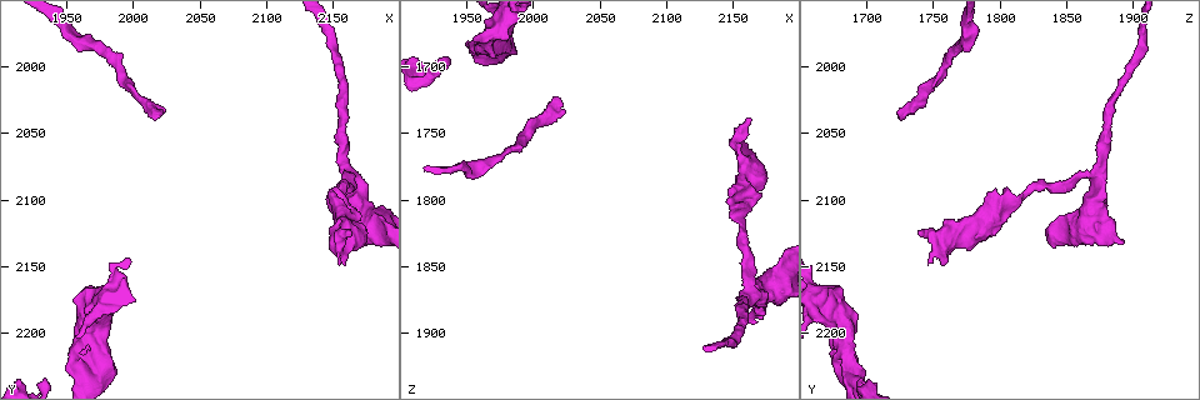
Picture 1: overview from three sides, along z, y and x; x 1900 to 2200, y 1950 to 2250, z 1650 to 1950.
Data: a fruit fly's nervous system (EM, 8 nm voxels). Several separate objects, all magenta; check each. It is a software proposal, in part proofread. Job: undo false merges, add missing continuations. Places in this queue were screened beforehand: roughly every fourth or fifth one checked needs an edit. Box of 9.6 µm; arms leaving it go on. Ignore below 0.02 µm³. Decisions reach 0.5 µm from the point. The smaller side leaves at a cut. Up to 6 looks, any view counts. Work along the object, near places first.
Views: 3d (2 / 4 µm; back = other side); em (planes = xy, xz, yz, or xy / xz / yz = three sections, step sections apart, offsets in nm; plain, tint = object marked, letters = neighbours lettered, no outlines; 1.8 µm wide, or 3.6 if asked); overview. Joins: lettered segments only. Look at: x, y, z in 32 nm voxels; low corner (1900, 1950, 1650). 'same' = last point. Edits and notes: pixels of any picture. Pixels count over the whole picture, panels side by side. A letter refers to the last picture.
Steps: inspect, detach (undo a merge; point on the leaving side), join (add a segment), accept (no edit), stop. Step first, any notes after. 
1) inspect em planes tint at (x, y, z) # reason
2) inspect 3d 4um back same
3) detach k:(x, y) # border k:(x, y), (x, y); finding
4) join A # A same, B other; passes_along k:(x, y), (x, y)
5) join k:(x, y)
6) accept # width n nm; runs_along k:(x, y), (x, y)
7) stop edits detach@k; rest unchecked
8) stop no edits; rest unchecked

inspect em planes letters at (2018, 2038, 1726) # long arm stops here

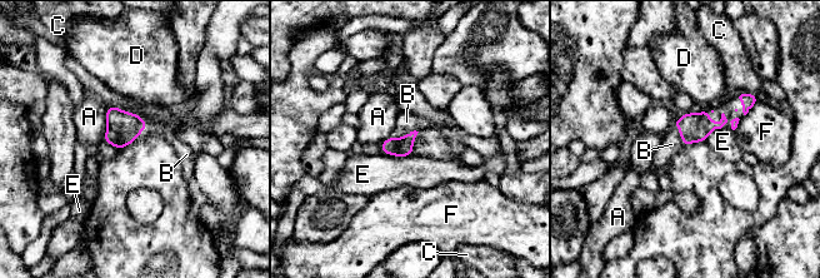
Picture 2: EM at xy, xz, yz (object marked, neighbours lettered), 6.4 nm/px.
join 2:(406, 122) # width 130 nm; A other, B same, C other, D other, E other, F other; the neuron continues

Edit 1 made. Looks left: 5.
inspect overview # redraw

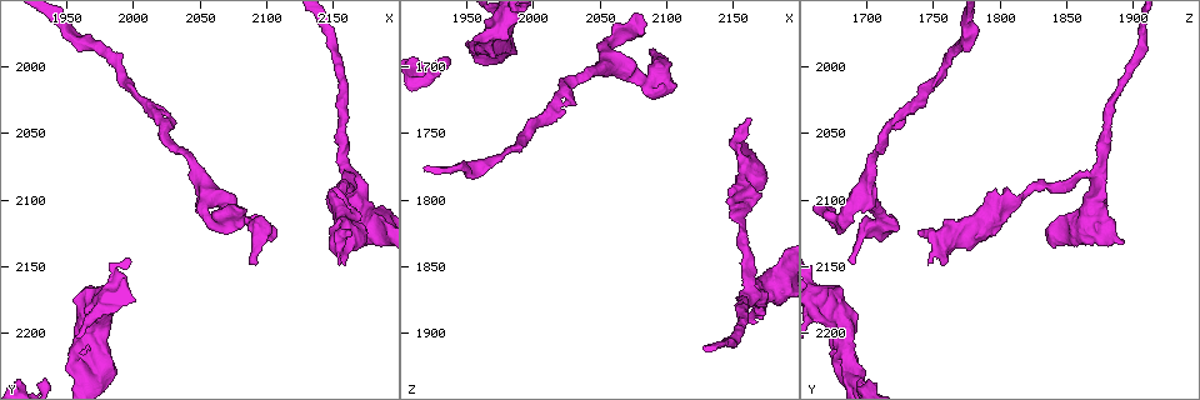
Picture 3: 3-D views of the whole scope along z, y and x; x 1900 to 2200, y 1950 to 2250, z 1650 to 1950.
inspect em planes plain at (2088, 2116, 1708)

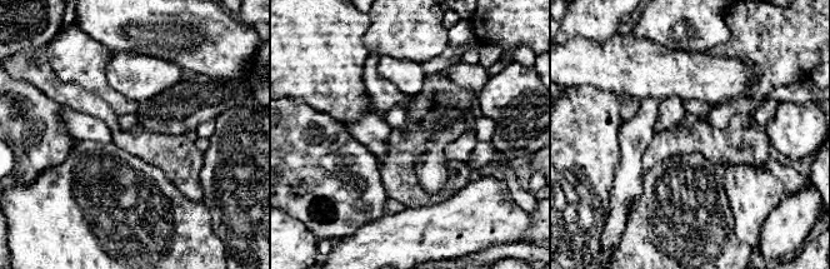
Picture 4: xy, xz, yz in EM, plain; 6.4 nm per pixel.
inspect em planes letters same # what lies round it

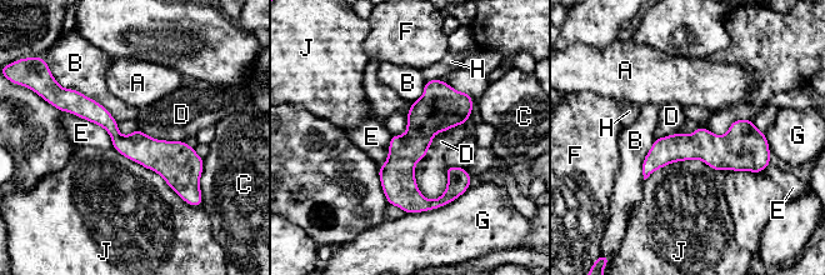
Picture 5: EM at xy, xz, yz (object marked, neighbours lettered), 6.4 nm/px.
accept # A other, B other, C other, D other, E other, F other, G other, H other, J other; runs_along 5:(63, 106), (96, 113), (128, 146), (200, 164); continuous, no second neuron

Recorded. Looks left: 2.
inspect em planes tint at (2156, 2104, 1808) # calibre changes

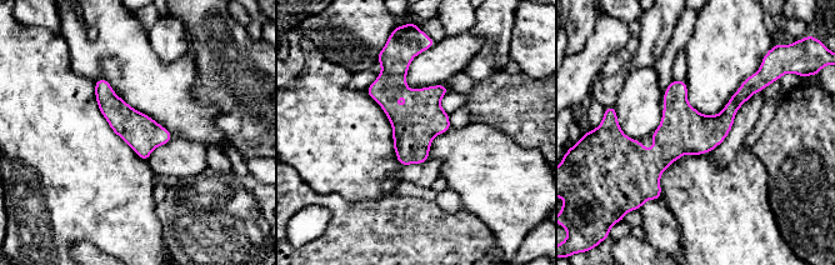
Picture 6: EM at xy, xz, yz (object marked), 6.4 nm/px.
inspect em planes letters same

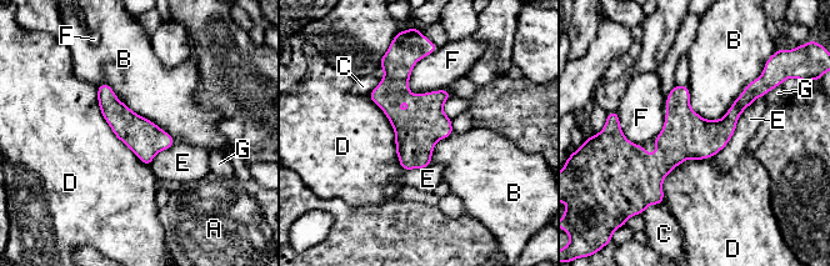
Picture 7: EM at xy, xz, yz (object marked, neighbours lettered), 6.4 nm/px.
accept # A other, B other, C other, D other, E other, F other, G other; border 7:(760, 74), (719, 119), (689, 106); one neuron here

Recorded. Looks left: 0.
stop edits join@2; rest unchecked

